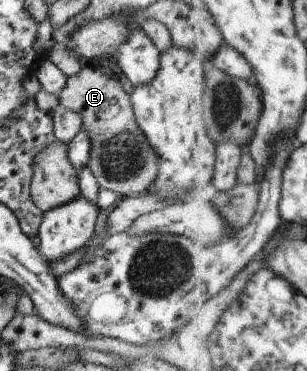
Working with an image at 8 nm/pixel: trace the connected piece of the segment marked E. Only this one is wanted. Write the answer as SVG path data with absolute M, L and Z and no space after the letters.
M87 64L79 73L67 79L63 90L57 96L59 104L81 117L82 130L87 131L90 136L88 165L101 189L113 190L120 197L134 197L152 188L158 175L160 158L137 124L130 96L123 90L119 79L111 78L93 65Z

